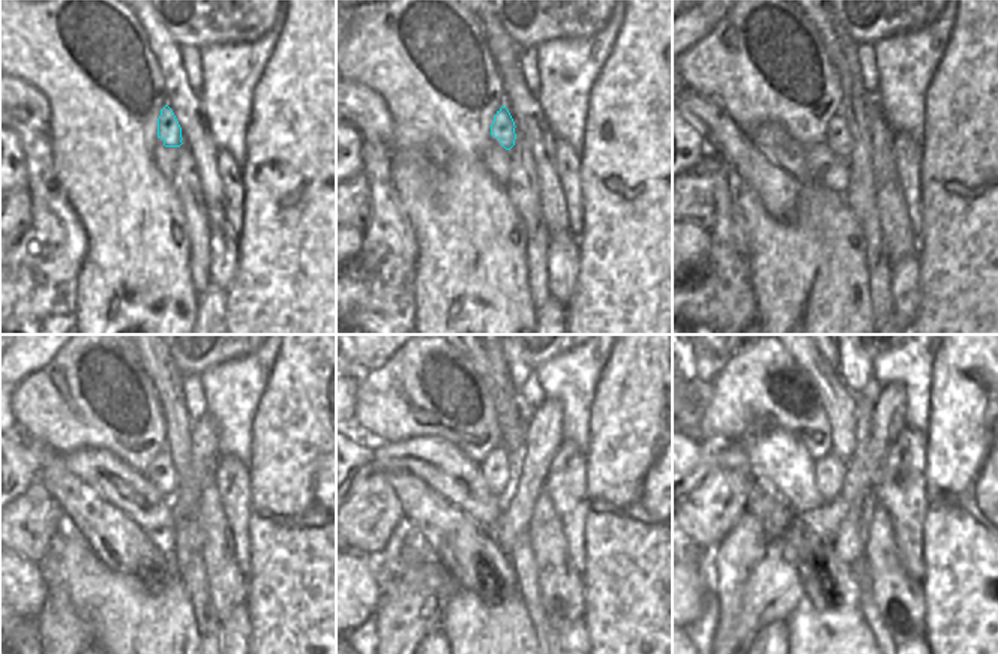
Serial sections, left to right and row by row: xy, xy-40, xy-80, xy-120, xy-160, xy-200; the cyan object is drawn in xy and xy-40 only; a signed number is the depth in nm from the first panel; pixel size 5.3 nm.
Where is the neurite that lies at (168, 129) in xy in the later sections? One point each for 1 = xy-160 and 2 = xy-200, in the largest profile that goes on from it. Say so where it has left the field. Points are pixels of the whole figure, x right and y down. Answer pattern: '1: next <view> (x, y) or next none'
1: next xy-160 (502, 465)
2: next xy-200 (841, 467)

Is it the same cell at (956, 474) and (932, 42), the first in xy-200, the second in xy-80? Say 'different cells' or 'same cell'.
different cells

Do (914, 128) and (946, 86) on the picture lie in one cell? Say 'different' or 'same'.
different

